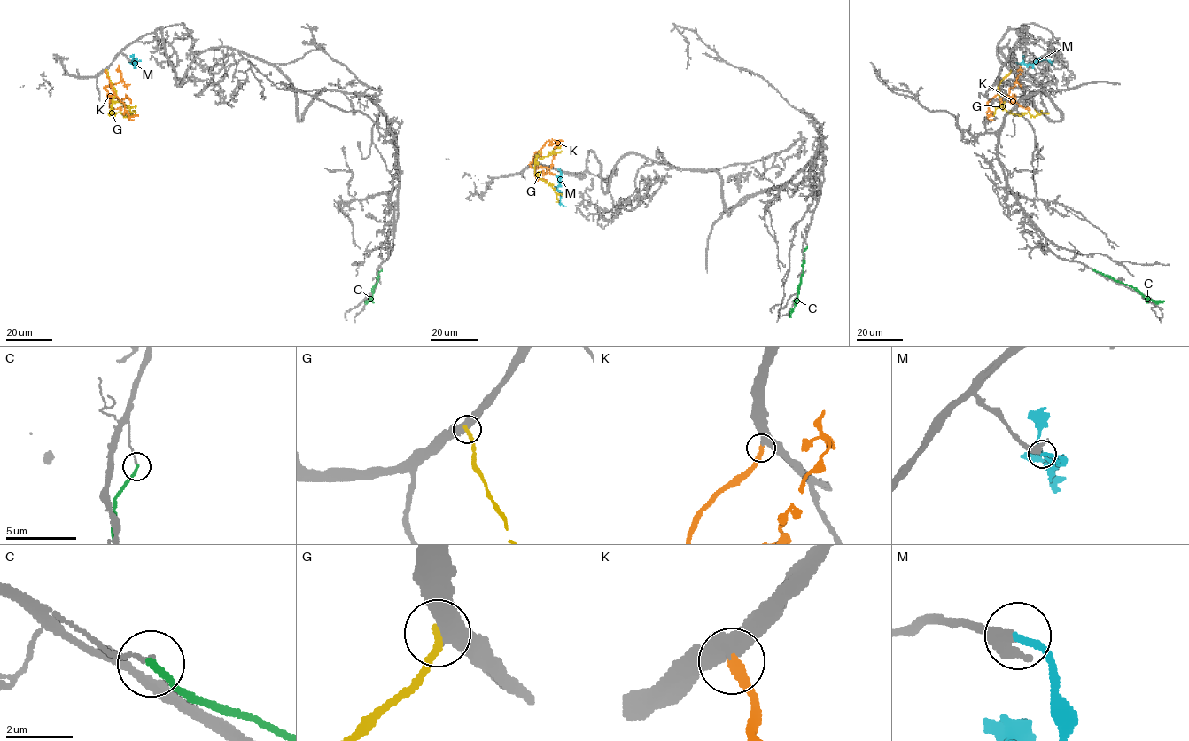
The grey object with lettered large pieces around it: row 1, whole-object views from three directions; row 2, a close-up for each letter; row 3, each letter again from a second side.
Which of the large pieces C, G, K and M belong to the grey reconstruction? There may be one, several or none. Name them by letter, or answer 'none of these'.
K

